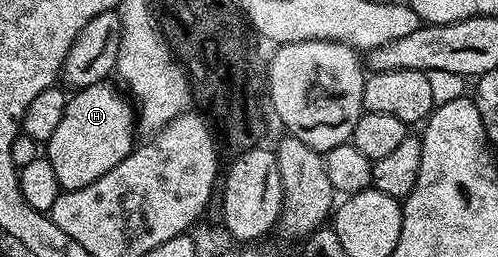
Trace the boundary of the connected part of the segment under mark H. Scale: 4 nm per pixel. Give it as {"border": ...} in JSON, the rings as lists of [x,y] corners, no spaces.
{"border":[[[107,81],[76,89],[68,96],[65,115],[45,143],[45,156],[57,174],[60,190],[87,187],[132,153],[137,141],[137,113],[124,97]]]}

